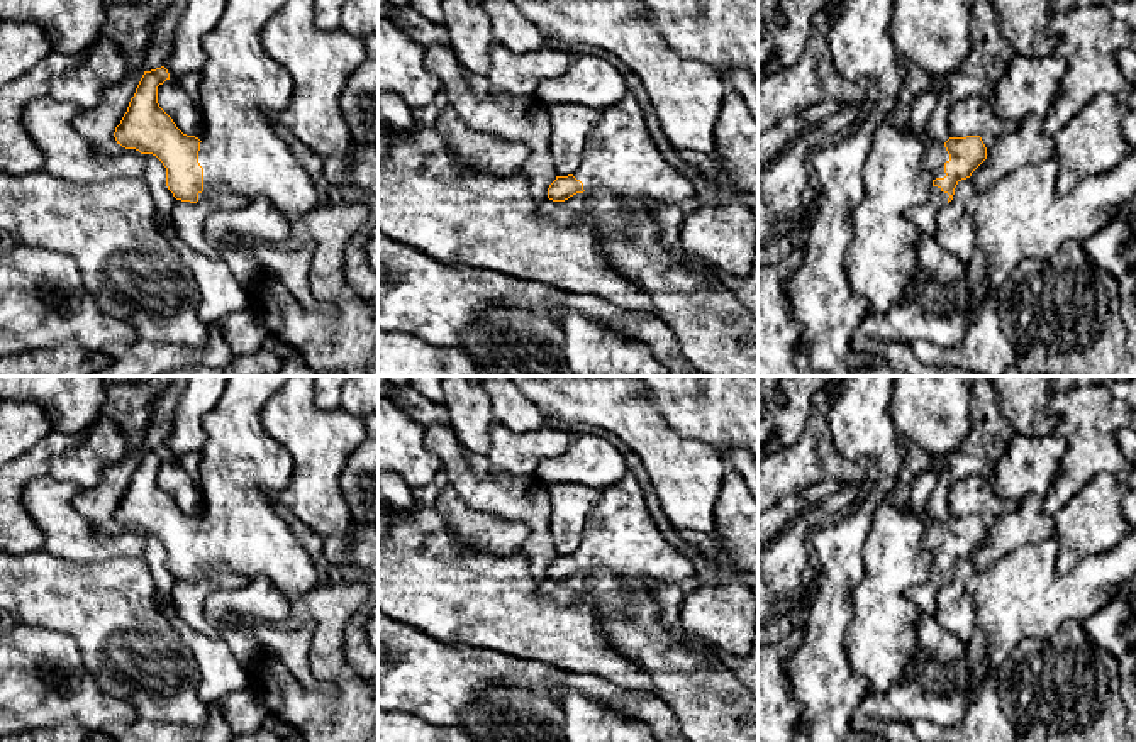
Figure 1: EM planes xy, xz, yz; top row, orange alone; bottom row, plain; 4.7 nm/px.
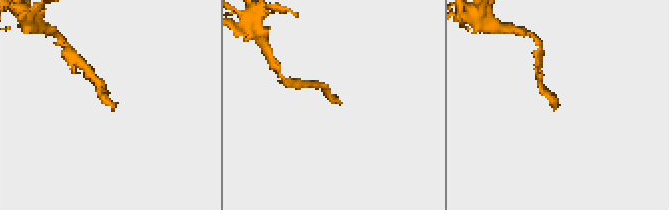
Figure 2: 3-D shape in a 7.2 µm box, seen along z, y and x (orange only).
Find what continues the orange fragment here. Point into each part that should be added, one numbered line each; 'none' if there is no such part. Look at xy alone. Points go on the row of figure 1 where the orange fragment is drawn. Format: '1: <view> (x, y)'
1: xy (241, 87)

